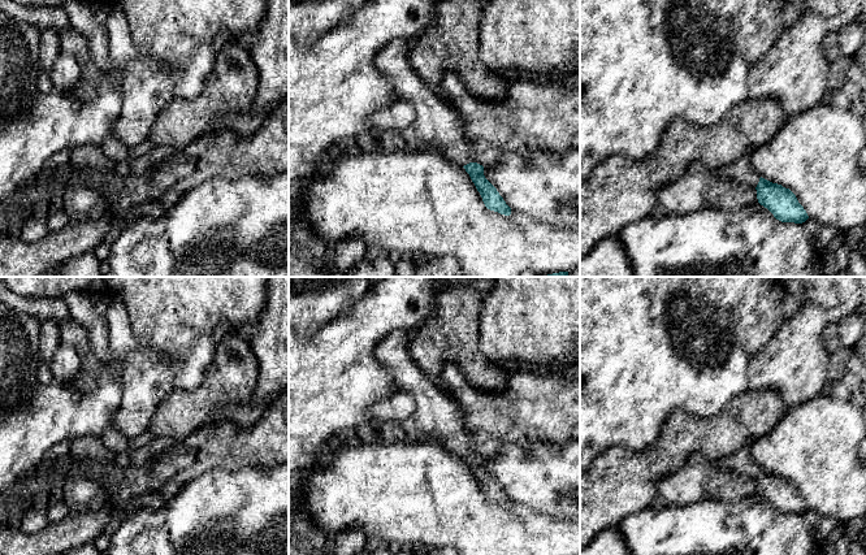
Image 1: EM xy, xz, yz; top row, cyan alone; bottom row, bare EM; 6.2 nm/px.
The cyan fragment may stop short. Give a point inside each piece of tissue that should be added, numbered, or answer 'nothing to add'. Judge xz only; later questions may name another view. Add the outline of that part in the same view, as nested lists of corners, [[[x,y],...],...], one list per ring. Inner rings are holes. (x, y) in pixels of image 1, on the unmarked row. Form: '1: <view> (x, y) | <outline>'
1: xz (436, 420) | [[[395,330],[382,338],[374,348],[374,359],[395,378],[399,389],[411,394],[416,402],[413,413],[400,422],[403,430],[416,443],[437,445],[460,458],[476,454],[476,438],[466,426],[462,411],[450,396],[440,391],[438,385],[425,376],[411,357],[408,352],[411,337],[411,331]]]

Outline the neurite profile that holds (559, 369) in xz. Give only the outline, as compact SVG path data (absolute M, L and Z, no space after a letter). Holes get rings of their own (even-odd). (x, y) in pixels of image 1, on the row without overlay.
M580 360L577 363L575 363L575 364L558 364L558 363L555 363L555 364L551 364L550 367L540 367L540 368L536 368L534 370L536 372L540 372L540 373L553 373L553 374L564 377L564 373L567 372L567 369L570 367L573 367L573 365L577 365L577 364L580 364Z

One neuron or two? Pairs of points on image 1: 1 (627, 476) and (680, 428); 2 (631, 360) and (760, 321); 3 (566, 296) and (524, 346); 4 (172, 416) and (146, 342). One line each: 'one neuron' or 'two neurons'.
1: one neuron
2: one neuron
3: one neuron
4: two neurons

